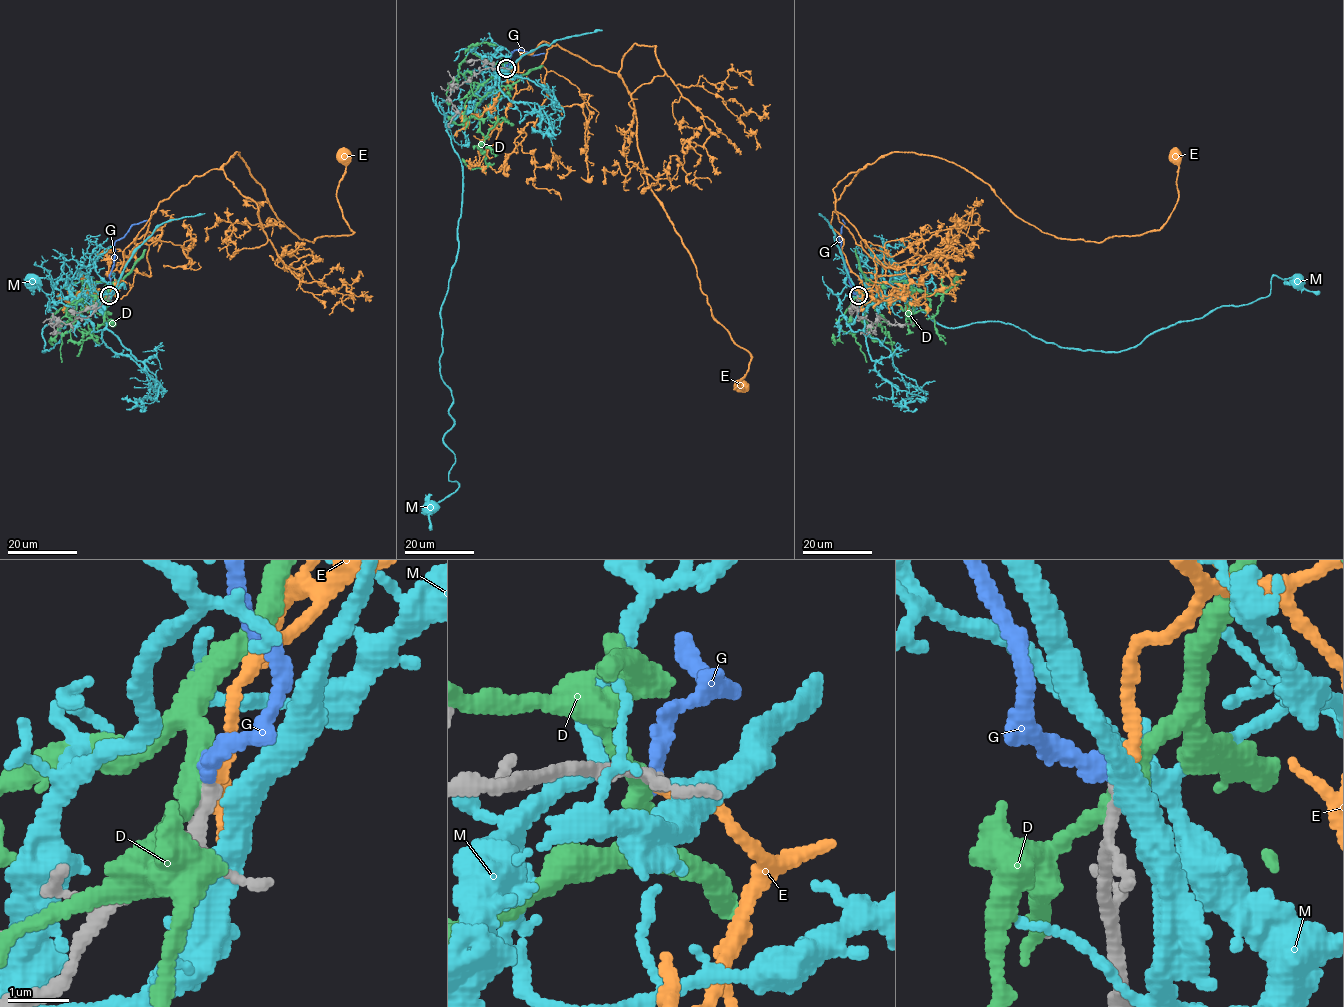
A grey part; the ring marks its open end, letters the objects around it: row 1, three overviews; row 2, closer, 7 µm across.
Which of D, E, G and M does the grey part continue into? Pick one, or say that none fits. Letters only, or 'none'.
E

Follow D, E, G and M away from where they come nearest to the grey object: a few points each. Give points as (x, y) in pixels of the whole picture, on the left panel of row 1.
D: (109, 296), (111, 284), (123, 280), (83, 282), (85, 298), (81, 313), (98, 344)
E: (109, 295), (123, 251), (159, 203), (236, 152), (299, 238), (349, 236), (336, 198), (344, 155)
G: (109, 295), (112, 291), (110, 272), (114, 264), (114, 243), (134, 224), (147, 220)
M: (110, 296), (104, 308), (90, 296), (51, 302), (65, 325), (43, 351), (61, 276), (33, 281)

